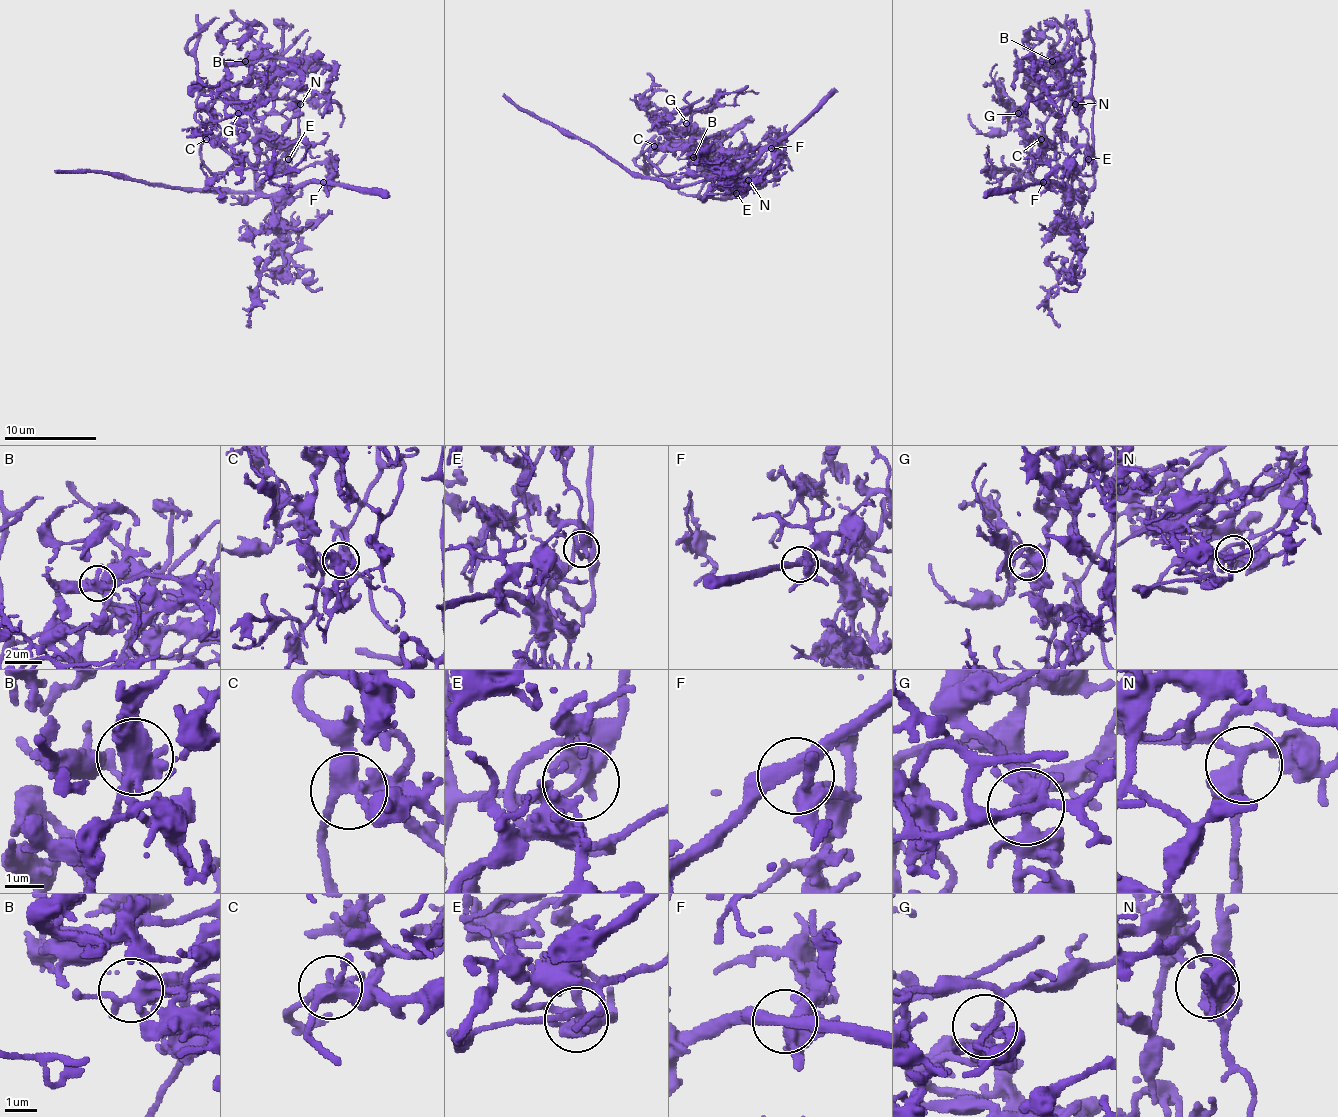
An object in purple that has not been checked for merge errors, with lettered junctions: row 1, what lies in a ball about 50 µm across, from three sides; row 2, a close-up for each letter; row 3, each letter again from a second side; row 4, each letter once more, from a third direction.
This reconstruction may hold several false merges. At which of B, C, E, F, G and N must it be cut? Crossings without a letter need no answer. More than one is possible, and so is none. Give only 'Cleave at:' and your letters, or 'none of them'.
Cleave at: E

